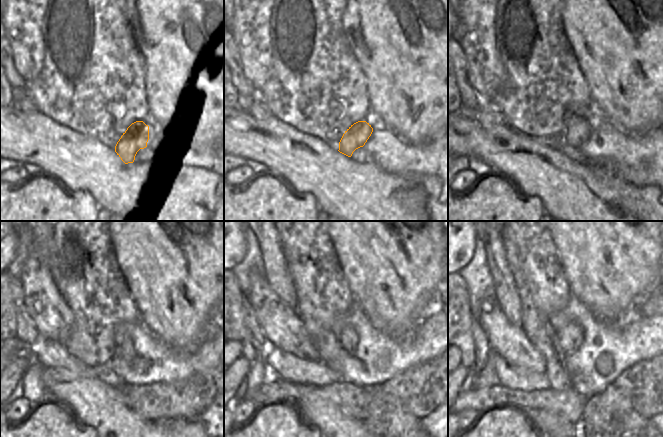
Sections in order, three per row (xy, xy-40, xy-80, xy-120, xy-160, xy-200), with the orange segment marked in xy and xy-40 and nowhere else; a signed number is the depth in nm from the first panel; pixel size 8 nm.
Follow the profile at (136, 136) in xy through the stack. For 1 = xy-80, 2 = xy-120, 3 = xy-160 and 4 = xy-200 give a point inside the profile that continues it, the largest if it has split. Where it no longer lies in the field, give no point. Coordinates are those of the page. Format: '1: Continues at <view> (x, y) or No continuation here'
1: Continues at xy-80 (578, 132)
2: Continues at xy-120 (126, 349)
3: Continues at xy-160 (348, 340)
4: Continues at xy-200 (570, 338).

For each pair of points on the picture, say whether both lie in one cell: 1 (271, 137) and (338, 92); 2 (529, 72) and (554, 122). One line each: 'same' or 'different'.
1: different
2: same

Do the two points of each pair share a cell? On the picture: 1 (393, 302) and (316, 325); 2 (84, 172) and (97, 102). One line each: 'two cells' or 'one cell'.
1: two cells
2: two cells

